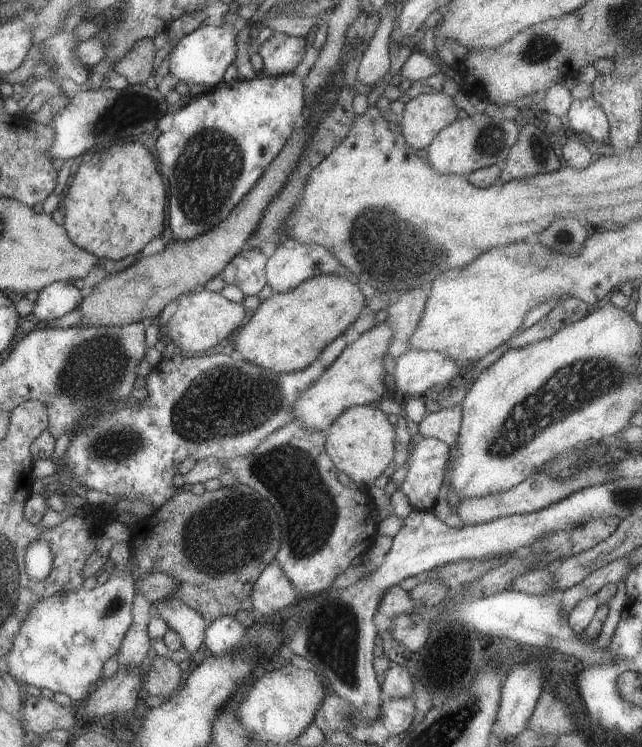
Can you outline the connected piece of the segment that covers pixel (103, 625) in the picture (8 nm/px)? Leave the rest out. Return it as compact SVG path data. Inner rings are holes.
M125 542L112 543L108 556L116 561L117 572L109 574L107 580L94 589L79 588L77 592L55 593L33 604L33 608L29 608L17 636L13 637L9 652L3 657L7 662L8 673L16 681L31 684L39 689L48 688L53 692L62 692L72 703L81 702L89 696L95 682L102 677L103 662L113 654L117 654L122 638L131 624L131 608L137 582L133 580L127 568L132 561L128 547Z

